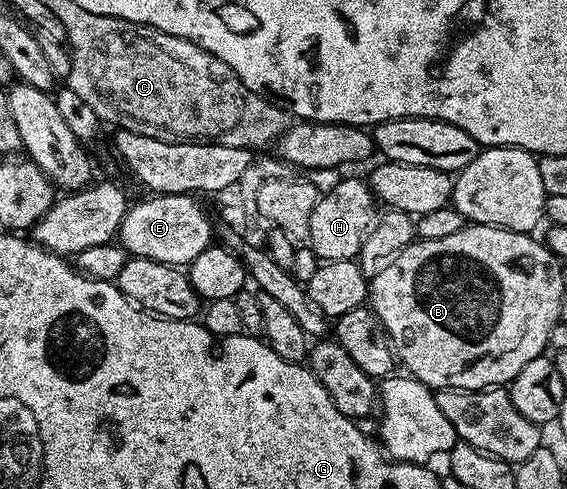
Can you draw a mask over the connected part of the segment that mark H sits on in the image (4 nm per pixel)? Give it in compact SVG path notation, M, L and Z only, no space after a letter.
M339 178L334 187L319 198L316 209L312 209L308 246L322 261L357 260L358 251L366 239L366 232L374 226L376 218L374 207L376 208L374 192L370 190L370 184L365 178Z

